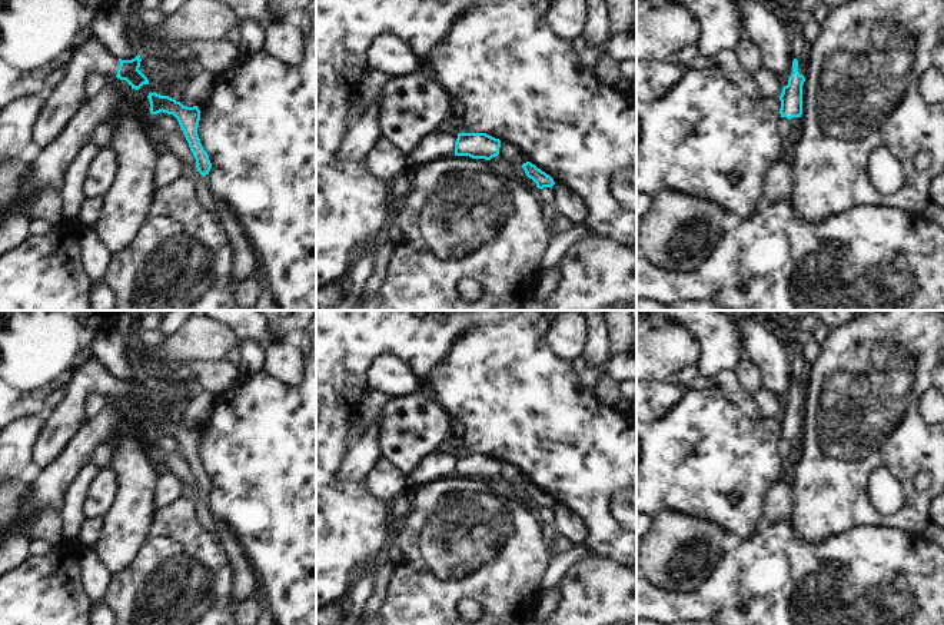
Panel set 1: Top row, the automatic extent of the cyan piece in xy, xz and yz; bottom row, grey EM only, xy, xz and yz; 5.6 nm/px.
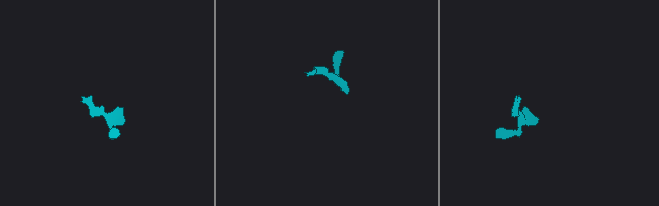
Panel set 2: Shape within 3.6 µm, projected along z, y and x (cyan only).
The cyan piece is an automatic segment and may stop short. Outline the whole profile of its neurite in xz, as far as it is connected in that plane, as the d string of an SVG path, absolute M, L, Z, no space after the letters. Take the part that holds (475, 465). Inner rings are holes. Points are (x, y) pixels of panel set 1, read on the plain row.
M458 453L455 476L491 481L499 475L501 461L486 453Z

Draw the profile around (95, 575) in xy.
M82 546L79 562L83 591L92 605L102 602L112 579L112 571L100 561L92 546Z

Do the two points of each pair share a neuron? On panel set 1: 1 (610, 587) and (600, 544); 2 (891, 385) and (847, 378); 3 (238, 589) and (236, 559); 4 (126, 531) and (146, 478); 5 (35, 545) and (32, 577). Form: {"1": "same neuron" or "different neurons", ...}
{"1": "different neurons", "2": "same neuron", "3": "same neuron", "4": "same neuron", "5": "different neurons"}

